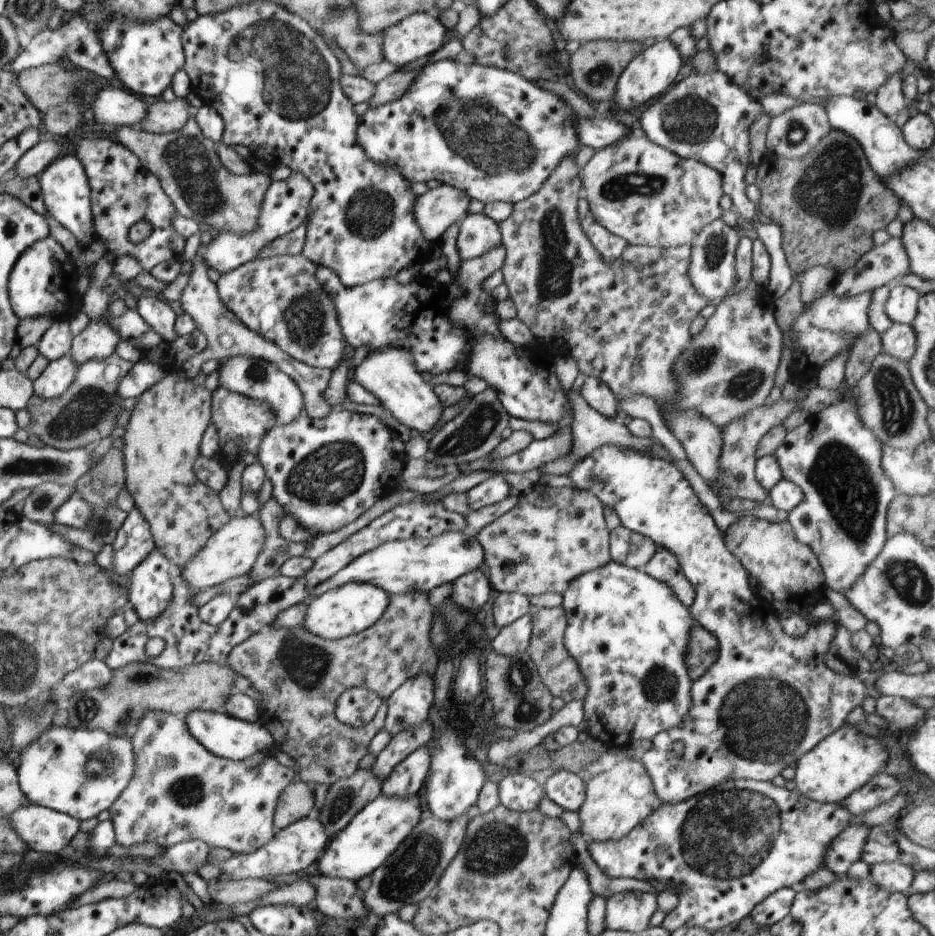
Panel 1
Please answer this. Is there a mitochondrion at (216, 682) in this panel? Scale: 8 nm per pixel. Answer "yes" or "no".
no

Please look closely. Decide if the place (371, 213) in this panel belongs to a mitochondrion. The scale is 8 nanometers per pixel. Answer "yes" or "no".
yes

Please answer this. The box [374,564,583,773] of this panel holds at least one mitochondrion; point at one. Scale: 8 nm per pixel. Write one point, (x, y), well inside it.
(518, 682)

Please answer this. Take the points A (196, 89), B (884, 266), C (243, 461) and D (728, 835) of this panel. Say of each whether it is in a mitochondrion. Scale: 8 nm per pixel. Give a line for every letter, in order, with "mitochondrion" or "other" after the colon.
A: other
B: other
C: other
D: mitochondrion

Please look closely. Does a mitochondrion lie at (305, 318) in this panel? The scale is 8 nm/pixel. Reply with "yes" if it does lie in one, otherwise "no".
yes

